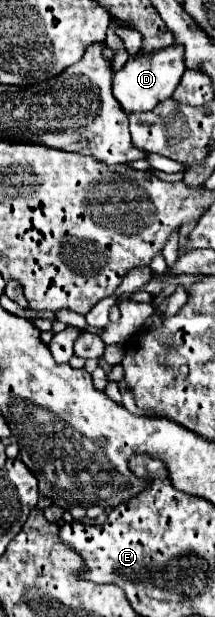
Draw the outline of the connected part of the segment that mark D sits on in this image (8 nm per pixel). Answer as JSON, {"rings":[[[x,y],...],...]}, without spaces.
{"rings":[[[171,45],[169,49],[159,49],[151,57],[129,57],[127,65],[113,75],[113,97],[119,101],[123,111],[127,113],[147,113],[157,103],[169,99],[177,81],[185,73],[185,61],[181,53],[181,45]]]}

